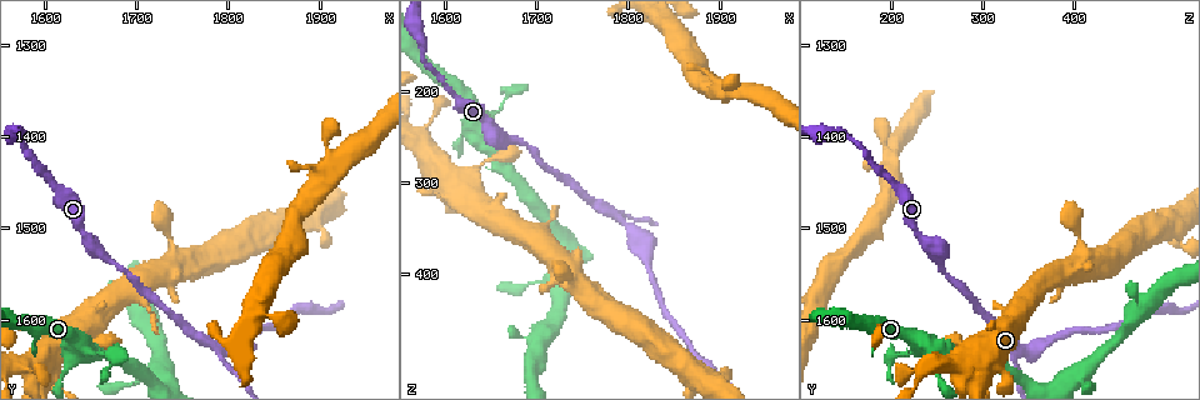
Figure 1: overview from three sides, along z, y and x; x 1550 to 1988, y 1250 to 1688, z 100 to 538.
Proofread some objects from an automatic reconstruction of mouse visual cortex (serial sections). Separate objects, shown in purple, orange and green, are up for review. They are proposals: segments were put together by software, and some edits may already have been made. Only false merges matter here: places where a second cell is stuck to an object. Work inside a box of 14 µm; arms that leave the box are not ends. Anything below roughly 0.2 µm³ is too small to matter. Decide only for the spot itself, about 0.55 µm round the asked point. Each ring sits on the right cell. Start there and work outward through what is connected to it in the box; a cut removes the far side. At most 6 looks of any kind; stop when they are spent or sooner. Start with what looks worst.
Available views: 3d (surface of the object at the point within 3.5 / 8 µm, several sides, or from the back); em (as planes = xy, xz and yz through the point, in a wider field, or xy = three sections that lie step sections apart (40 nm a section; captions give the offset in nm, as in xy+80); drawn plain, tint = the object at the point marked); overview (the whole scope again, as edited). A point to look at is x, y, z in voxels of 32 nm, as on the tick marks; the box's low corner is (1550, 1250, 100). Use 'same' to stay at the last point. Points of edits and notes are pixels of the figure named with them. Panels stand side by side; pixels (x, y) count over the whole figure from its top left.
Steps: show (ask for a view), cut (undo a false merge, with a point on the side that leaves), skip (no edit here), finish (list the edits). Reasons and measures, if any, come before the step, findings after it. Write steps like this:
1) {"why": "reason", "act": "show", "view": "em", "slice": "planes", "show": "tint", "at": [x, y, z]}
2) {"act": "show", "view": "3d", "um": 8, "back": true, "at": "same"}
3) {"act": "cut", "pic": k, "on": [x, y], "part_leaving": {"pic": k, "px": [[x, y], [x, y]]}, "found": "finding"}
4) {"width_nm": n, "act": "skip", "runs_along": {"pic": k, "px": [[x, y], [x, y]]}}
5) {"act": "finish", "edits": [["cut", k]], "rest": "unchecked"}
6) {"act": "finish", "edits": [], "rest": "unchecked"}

{"why": "small branch off a trunk", "act": "show", "view": "3d", "um": 3.5, "at": [1790, 1635, 340]}

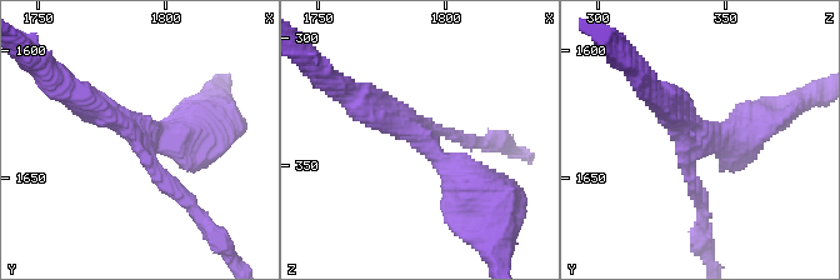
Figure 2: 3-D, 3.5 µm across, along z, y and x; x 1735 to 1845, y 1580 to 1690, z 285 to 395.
{"arms": 3, "arm_widths_nm": [150, 350, 500], "why": "shape alone is not enough", "act": "show", "view": "em", "slice": "xy", "step": 1, "show": "tint", "at": [1791, 1631, 341]}

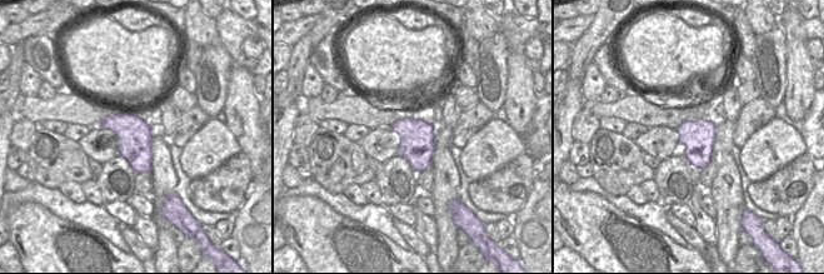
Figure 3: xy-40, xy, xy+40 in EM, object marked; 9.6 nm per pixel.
{"act": "skip", "runs_along": {"pic": 2, "px": [[360, 100], [403, 121], [486, 199]]}, "found": "all the same cell"}

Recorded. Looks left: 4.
{"act": "show", "view": "3d", "um": 8, "at": [1640, 1630, 245]}

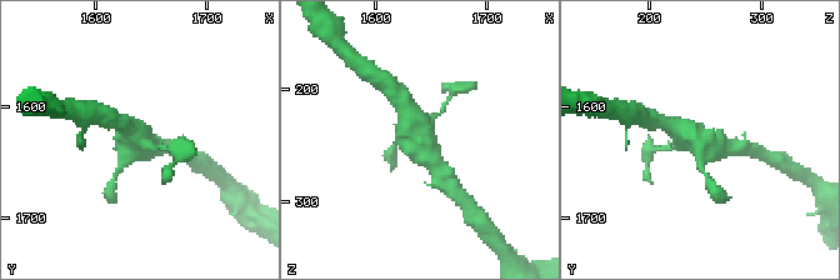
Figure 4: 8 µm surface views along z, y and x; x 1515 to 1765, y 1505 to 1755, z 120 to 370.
{"act": "show", "view": "3d", "um": 3.5, "at": [1640, 1632, 244]}

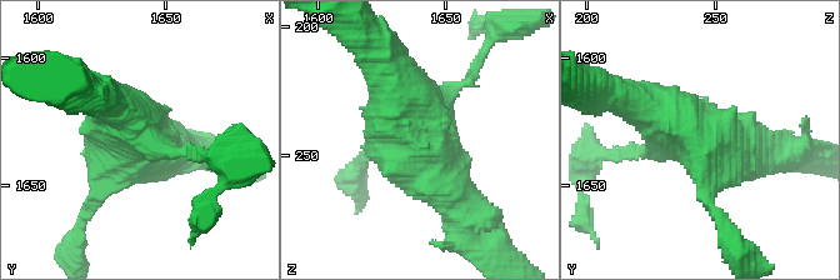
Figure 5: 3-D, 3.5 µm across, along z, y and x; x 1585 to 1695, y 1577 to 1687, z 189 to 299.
{"why": "need the tissue", "act": "show", "view": "em", "slice": "xy", "step": 1, "show": "tint", "at": [1638, 1631, 245]}

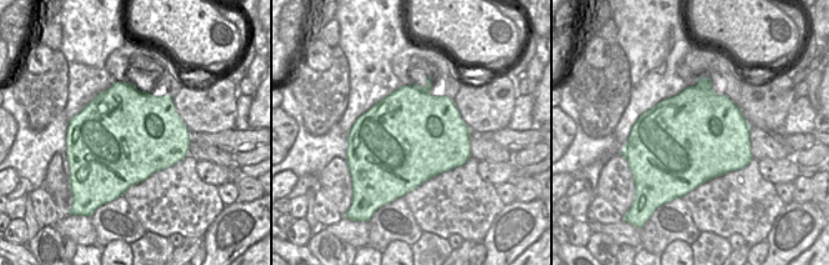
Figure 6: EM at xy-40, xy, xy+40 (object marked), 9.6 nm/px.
{"width_nm": 900, "act": "skip", "runs_along": {"pic": 5, "px": [[379, 58], [414, 154], [444, 185]]}, "found": "all the same cell"}

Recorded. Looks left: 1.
{"act": "finish", "edits": [], "rest": "unchecked"}

